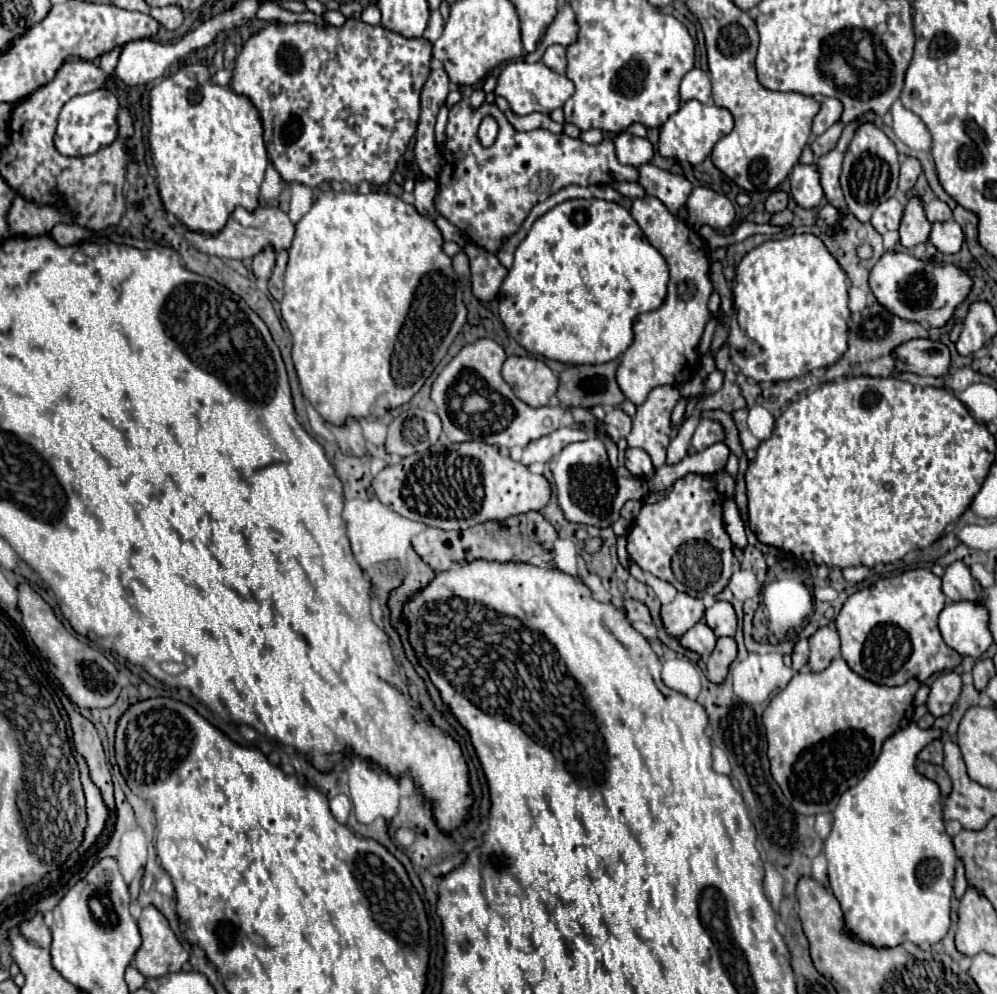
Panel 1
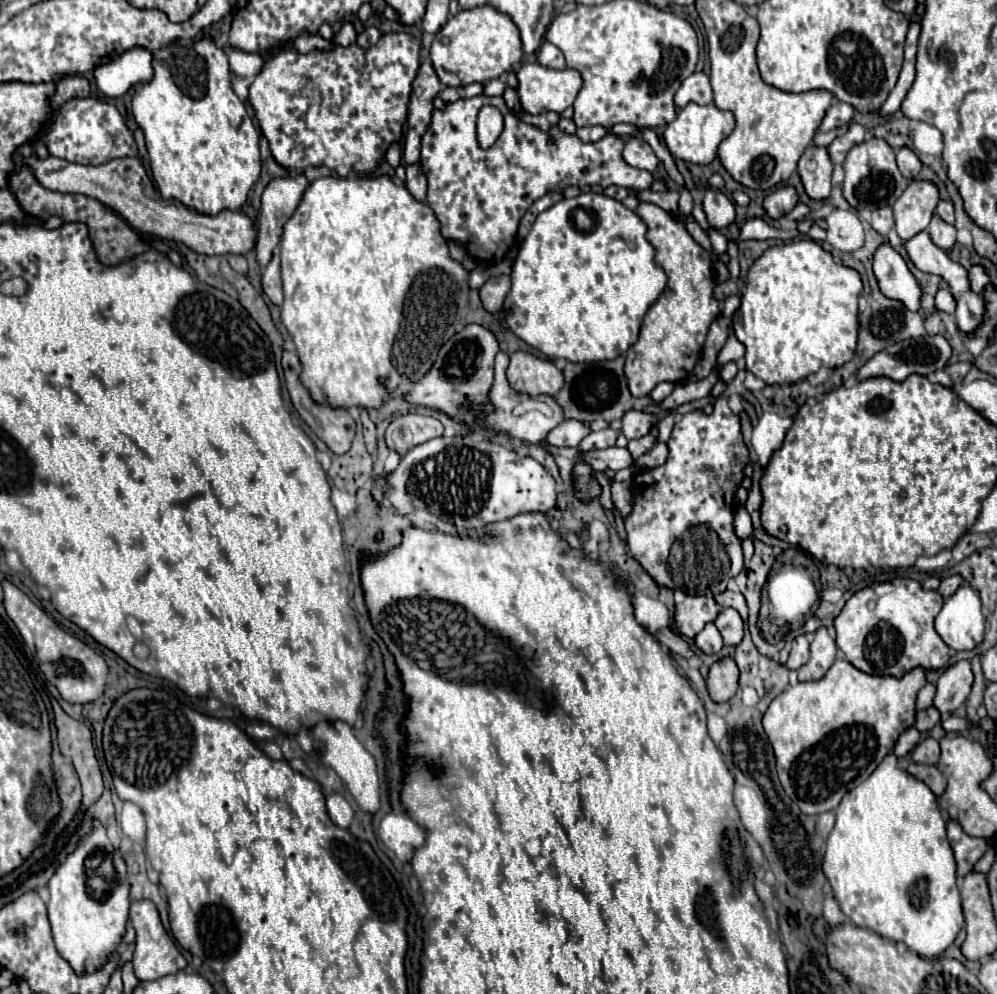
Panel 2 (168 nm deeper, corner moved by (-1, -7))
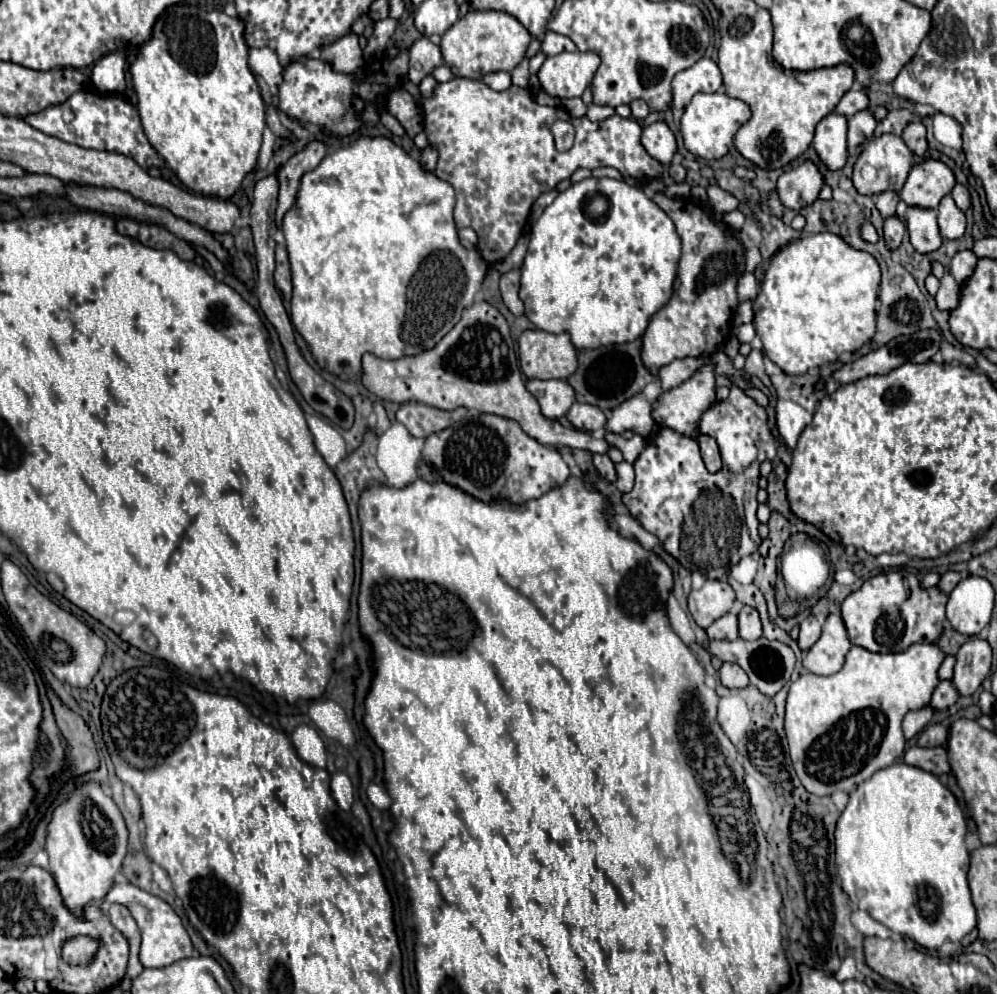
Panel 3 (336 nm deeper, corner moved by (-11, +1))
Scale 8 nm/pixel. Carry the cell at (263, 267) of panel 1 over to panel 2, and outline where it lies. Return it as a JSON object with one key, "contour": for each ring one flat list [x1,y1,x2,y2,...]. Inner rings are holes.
{"contour":[[305,174,273,178,261,196,259,210,259,234,257,234,257,260,259,266,267,266,273,246,281,240,281,226,293,216,297,202,301,202,301,194,305,192,307,180]]}

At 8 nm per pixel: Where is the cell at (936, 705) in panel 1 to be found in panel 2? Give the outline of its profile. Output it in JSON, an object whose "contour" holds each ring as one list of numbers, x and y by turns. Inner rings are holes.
{"contour":[[959,660,953,666,945,668,937,680,935,706,943,716,957,710,969,696,973,686,973,672,969,660]]}

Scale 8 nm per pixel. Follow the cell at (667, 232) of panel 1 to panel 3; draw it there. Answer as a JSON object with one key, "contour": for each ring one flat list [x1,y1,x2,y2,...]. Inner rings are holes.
{"contour":[[655,194,653,202,673,220,683,240,683,252,677,262,677,278,671,300,651,316,647,336,643,334,643,364,651,374,679,358,711,356,723,342,723,326,727,326,733,306,737,306,737,278,745,270,739,242,725,236,725,226,707,218,705,208,697,200,667,198],[709,270,709,274,707,274],[705,282,705,286,701,286],[701,286,701,288,699,288]]}

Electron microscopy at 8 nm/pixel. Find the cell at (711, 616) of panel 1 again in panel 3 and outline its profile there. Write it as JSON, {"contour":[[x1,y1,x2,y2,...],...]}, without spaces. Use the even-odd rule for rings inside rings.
{"contour":[[743,606,739,612,739,636,743,640,757,640,761,636,761,620,755,608]]}

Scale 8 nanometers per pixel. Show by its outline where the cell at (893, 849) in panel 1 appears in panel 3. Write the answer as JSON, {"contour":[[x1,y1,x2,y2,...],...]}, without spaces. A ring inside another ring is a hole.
{"contour":[[905,762,877,770,849,796,849,804,835,828,835,862,845,894,867,910,877,922,897,934,909,936,917,944,935,950,945,940,961,942,975,924,975,906,967,884,969,852,965,846,967,824,955,796,931,772,907,766]]}

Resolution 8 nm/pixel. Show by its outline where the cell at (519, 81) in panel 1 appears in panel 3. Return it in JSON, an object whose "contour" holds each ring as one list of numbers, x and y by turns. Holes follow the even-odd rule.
{"contour":[[561,52,543,62,537,78,549,96,577,98,591,84,599,62,595,52]]}

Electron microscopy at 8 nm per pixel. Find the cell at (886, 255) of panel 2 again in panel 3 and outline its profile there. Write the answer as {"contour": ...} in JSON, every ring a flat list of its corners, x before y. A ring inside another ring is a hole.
{"contour":[[893,216,893,218,887,218,885,220,885,230,883,230,883,238,885,238,885,246,889,250,897,250,903,242,903,236,905,236,905,224]]}

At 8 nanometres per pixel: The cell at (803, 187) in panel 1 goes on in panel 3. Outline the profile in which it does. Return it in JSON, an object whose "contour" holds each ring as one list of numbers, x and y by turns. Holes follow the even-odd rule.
{"contour":[[833,112,817,124,813,146,821,162,831,172,841,170,847,162,845,136,847,136,847,118,841,114]]}

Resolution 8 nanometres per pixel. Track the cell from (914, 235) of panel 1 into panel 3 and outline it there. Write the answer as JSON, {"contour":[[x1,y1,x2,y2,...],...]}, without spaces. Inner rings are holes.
{"contour":[[925,160,923,164,913,166,909,178,899,194,907,206,919,208,937,208,941,198,949,194,955,186,953,172,939,160]]}

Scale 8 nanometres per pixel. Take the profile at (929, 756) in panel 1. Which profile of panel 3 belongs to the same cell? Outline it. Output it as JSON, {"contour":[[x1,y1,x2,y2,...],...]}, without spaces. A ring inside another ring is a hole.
{"contour":[[931,724,927,726,921,734,917,744,923,748,935,748,935,746,943,746,947,742,947,728,943,728,941,724]]}

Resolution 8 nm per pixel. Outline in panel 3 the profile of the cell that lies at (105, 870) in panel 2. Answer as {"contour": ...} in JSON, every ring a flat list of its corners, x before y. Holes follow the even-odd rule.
{"contour":[[83,784,67,802,55,808,45,850,49,854,49,872,53,874,63,904,71,914,81,918,83,906,103,906,105,894,115,884,115,876,125,862,127,844,129,832,125,820,113,798,99,784]]}

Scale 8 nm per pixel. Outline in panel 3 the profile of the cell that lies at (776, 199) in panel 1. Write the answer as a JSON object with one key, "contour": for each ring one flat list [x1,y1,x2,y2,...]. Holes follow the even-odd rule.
{"contour":[[803,162,797,168,783,172,777,180,777,194,783,206,791,210,801,210,817,200,823,186,823,176,813,162]]}

